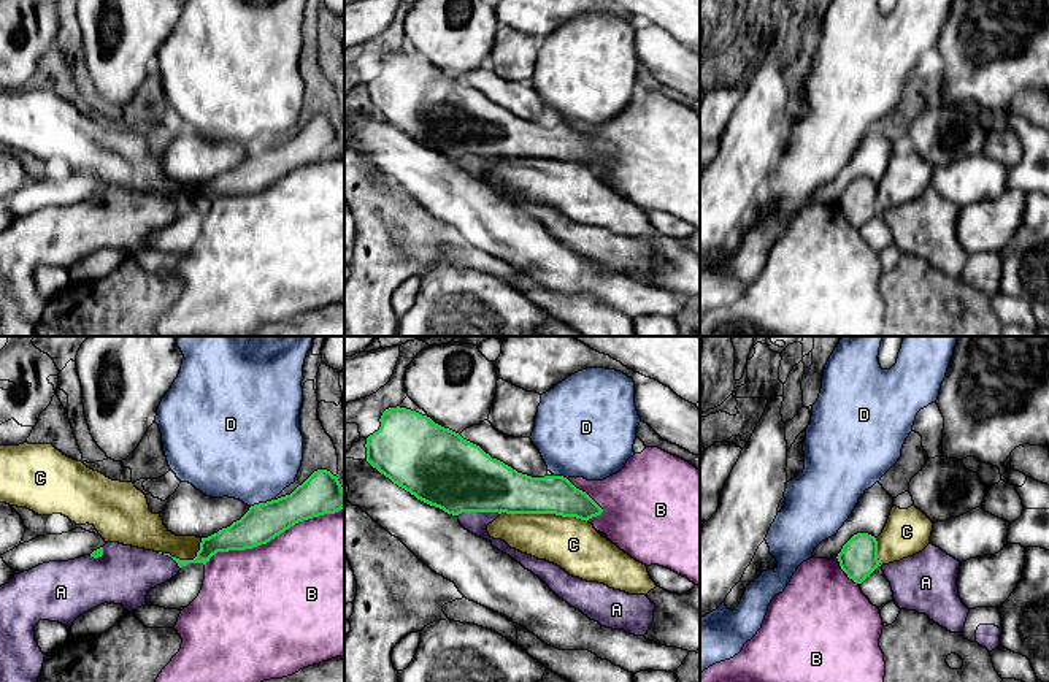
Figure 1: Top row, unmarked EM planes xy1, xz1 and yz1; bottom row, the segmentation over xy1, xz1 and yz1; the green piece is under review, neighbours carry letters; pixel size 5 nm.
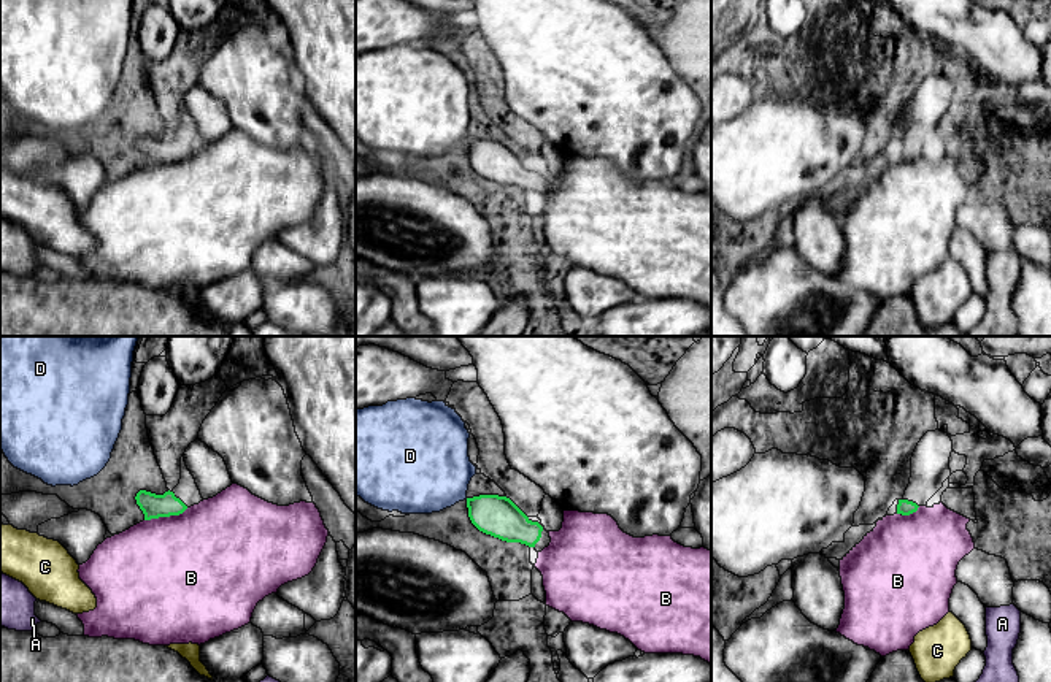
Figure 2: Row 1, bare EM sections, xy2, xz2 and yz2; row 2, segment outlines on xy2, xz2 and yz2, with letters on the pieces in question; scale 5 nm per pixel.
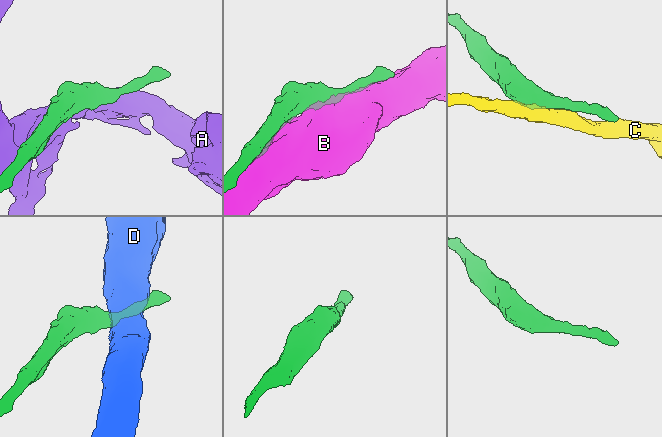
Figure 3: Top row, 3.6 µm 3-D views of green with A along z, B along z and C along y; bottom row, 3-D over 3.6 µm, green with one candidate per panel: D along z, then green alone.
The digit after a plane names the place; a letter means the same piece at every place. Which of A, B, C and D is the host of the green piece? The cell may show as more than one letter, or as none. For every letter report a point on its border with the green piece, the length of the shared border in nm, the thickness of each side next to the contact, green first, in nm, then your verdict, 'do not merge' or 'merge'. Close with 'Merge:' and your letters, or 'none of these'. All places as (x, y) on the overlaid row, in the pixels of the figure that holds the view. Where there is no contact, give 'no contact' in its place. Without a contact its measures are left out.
A: meets green in xz1 at (478, 511); contact 220 nm long; 380 nm thick on the green side, 110 nm on the other; do not merge
B: meets green in xy1 at (273, 538); contact 750 nm long; 190 nm thick on the green side, 500 nm on the other; do not merge
C: meets green in xz1 at (543, 513); contact 440 nm long; 240 nm thick on the green side, 260 nm on the other; do not merge
D: meets green in xy1 at (262, 503); contact 130 nm long; 190 nm thick on the green side, 460 nm on the other; do not merge
Merge: none of these

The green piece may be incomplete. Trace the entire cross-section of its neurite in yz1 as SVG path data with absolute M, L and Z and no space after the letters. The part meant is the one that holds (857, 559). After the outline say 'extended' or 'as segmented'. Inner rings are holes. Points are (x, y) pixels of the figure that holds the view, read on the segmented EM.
M868 533L854 534L838 554L841 569L855 584L862 584L881 566L878 560L878 541Z; as segmented

